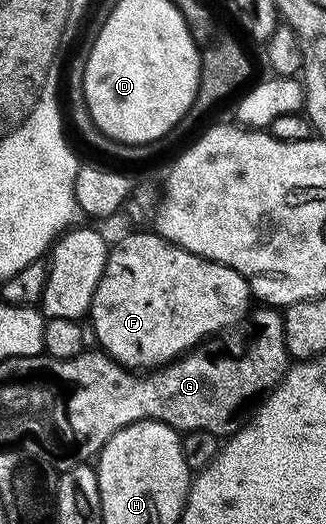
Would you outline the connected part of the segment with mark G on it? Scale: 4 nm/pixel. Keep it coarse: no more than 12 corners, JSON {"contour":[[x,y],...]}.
{"contour":[[283,312],[146,374],[31,356],[69,389],[80,457],[142,420],[226,438],[289,367]]}

